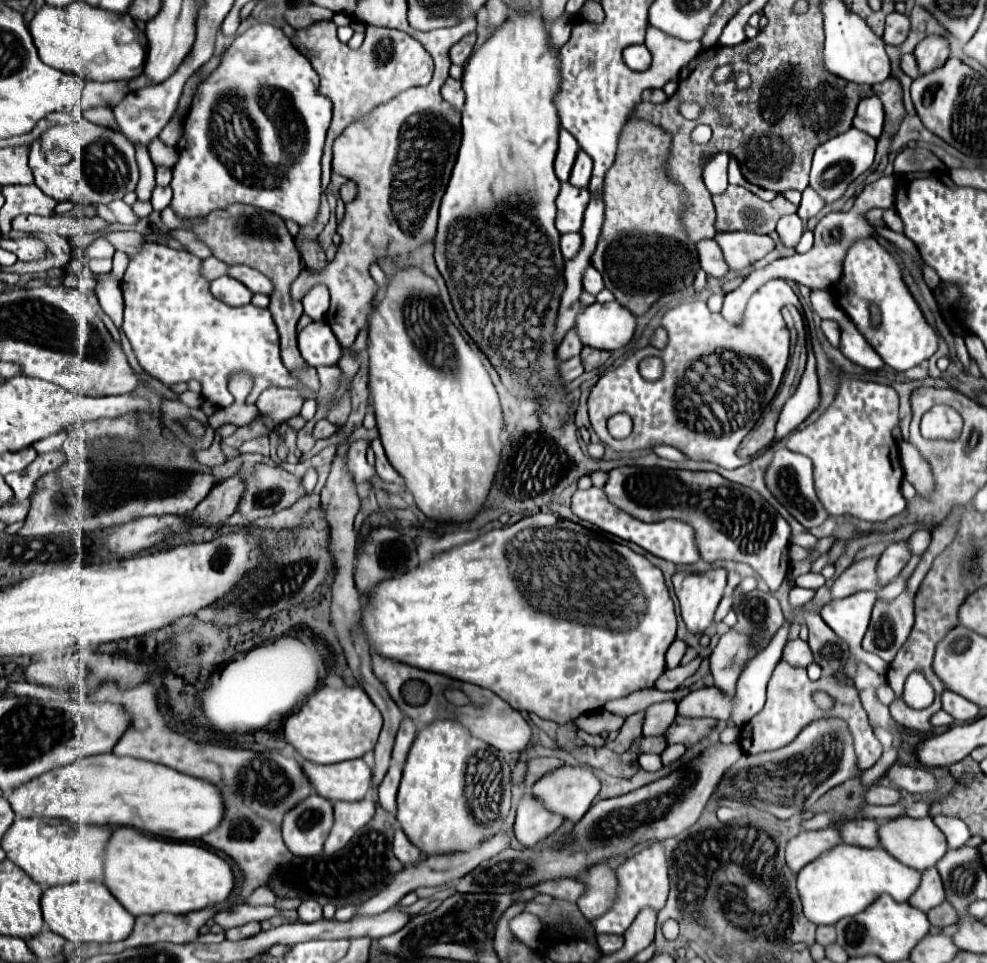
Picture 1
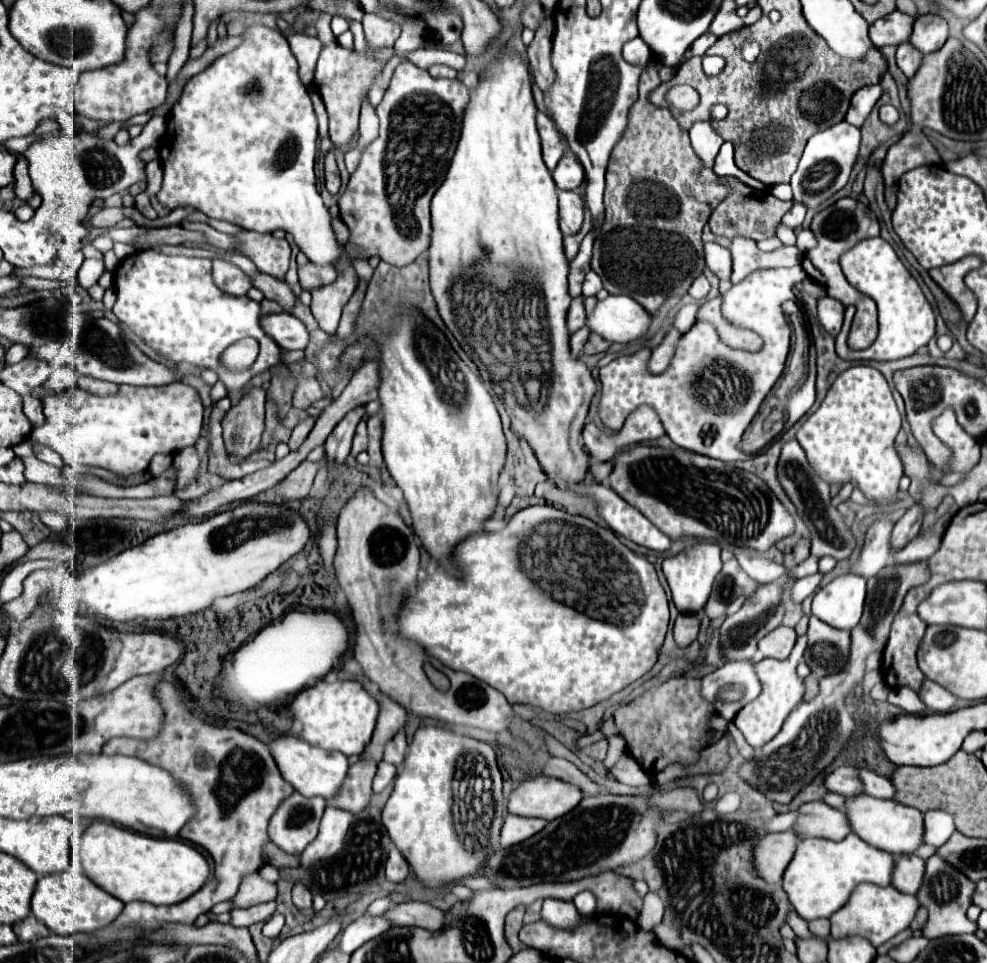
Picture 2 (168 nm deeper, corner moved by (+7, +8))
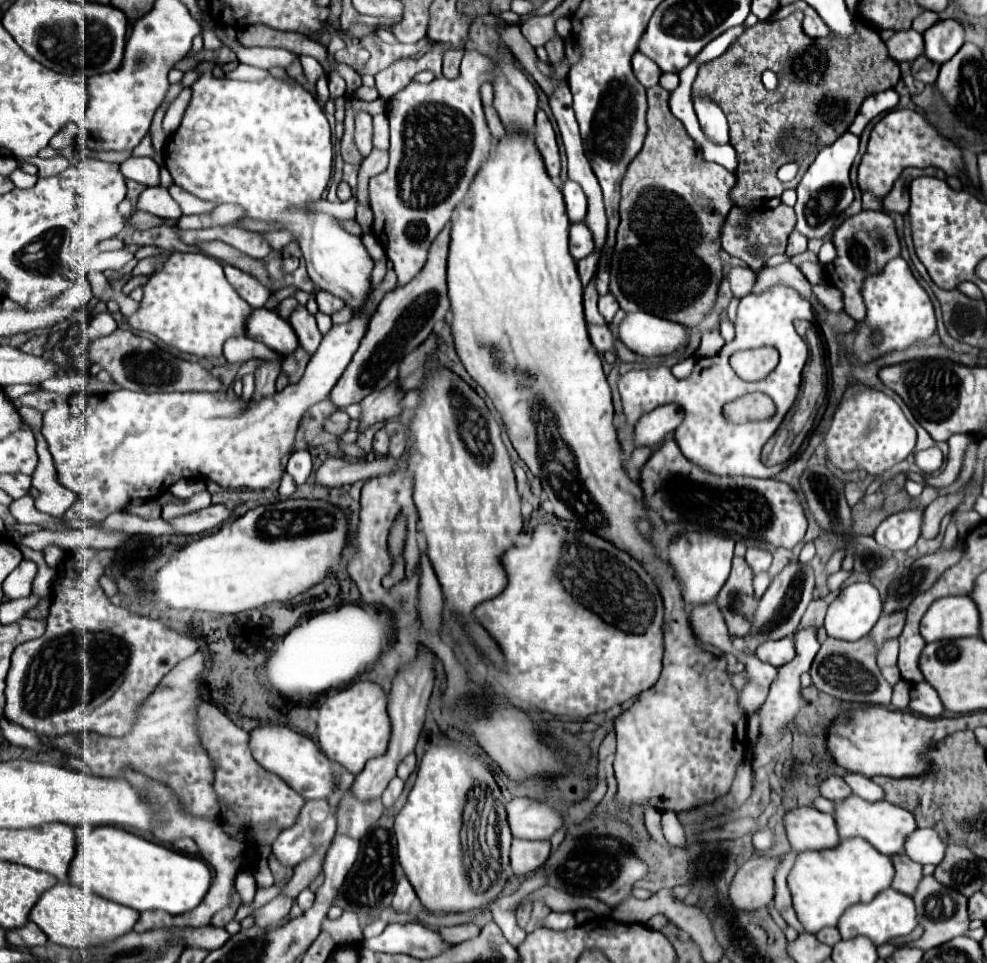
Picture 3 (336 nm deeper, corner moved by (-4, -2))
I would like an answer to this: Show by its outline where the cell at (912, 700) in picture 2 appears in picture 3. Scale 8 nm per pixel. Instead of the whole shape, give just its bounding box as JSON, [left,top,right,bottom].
[893,680,911,710]

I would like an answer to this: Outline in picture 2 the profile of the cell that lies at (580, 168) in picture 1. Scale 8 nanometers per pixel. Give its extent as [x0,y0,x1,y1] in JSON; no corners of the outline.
[552,156,584,190]

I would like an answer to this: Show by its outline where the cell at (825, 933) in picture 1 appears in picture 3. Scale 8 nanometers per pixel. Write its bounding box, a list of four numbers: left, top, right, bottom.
[817,928,841,946]

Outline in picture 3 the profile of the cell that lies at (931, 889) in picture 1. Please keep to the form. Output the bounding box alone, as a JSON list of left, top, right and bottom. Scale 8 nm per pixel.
[891,854,923,896]

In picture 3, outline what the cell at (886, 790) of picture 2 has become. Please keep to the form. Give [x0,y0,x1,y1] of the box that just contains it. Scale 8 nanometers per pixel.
[845,774,885,802]

